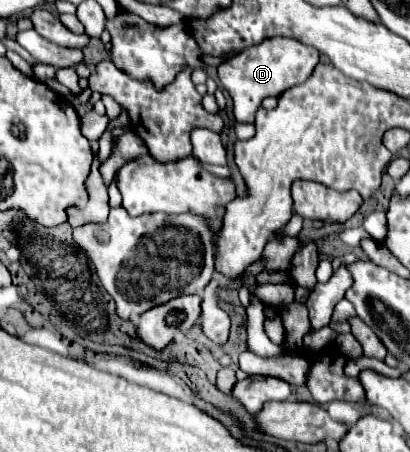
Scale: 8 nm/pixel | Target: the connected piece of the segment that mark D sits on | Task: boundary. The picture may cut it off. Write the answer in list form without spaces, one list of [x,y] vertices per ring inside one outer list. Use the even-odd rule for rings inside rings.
[[[268,38],[242,52],[242,62],[230,58],[218,66],[218,78],[234,102],[234,118],[240,123],[254,123],[256,110],[266,96],[280,96],[294,84],[304,82],[318,64],[318,50],[292,38]]]

